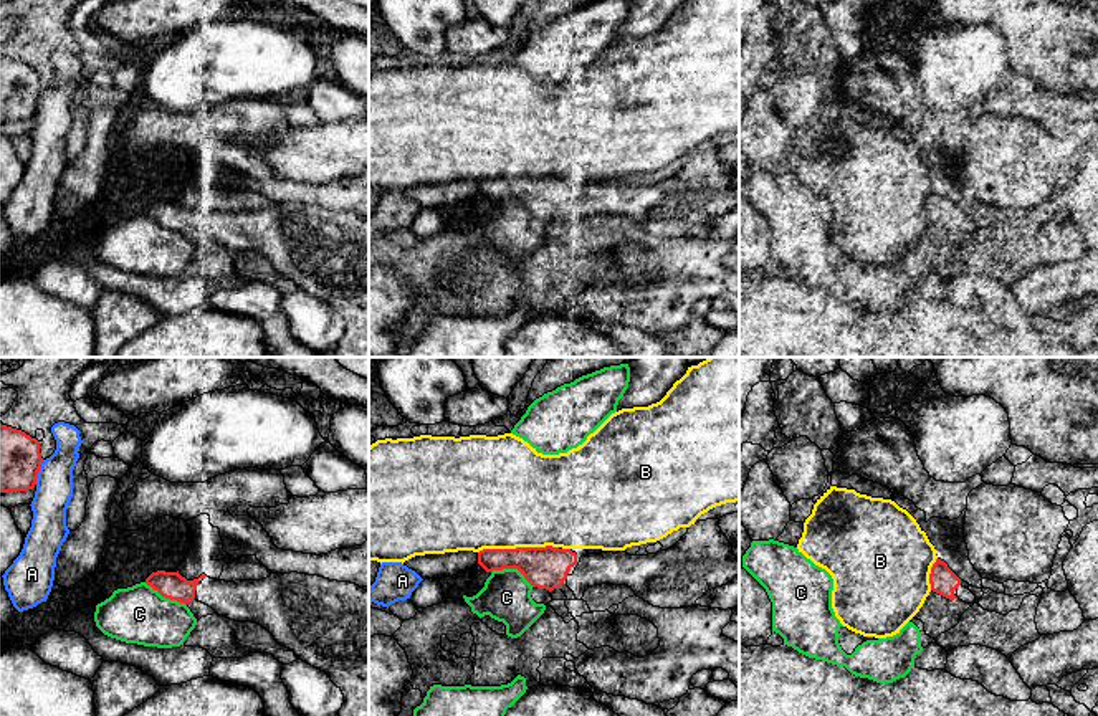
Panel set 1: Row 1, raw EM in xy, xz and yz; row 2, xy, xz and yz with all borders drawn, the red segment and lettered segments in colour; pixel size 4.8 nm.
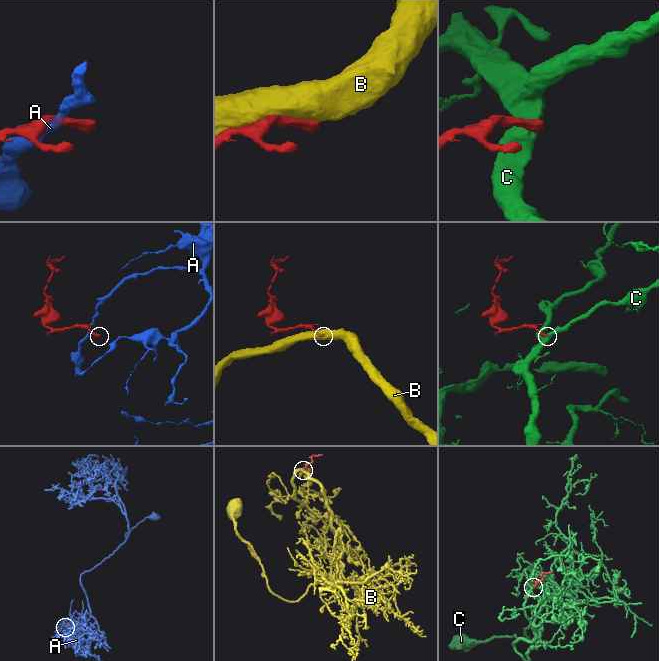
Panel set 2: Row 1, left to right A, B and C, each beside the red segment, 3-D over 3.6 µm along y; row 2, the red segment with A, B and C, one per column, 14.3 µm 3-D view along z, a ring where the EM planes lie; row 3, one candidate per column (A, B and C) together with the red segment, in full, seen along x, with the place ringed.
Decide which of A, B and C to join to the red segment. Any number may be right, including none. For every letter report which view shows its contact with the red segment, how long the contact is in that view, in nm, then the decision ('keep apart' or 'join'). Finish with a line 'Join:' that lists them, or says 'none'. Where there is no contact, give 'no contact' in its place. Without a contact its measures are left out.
A: meets red in xy; contact 130 nm long; keep apart
B: meets red in xz; contact 400 nm long; keep apart
C: meets red in xz; contact 220 nm long; keep apart
Join: none

